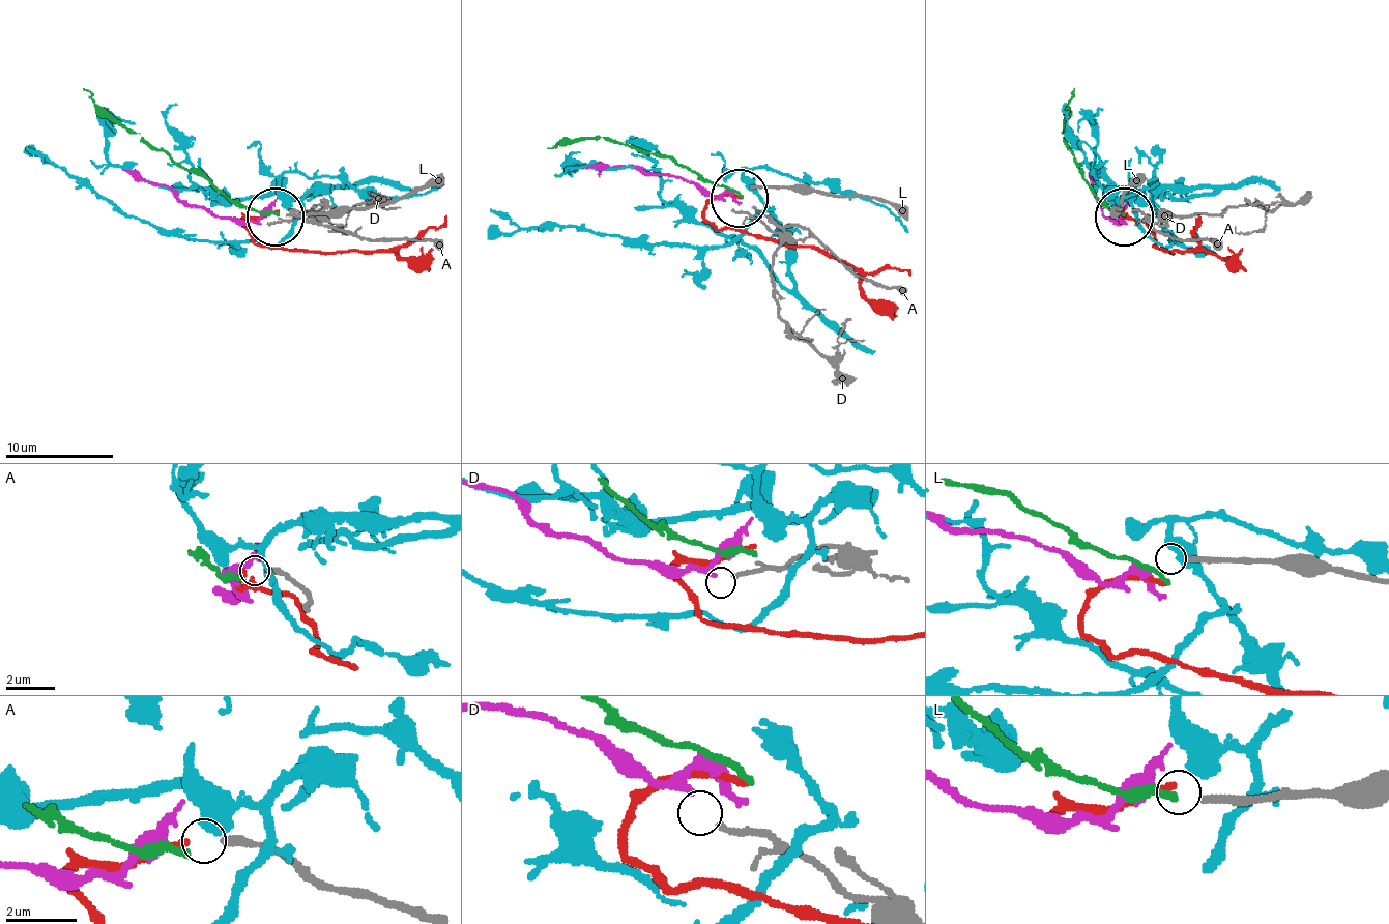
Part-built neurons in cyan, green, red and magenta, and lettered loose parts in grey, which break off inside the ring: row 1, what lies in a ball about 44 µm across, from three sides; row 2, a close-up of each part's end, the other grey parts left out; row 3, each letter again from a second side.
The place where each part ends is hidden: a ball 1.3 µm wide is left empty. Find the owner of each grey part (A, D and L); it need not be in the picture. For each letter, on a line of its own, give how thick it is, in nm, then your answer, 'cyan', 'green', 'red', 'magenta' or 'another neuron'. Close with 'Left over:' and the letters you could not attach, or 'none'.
A: 240 nm | red
D: 170 nm | magenta
L: 240 nm | another neuron
Left over: L

